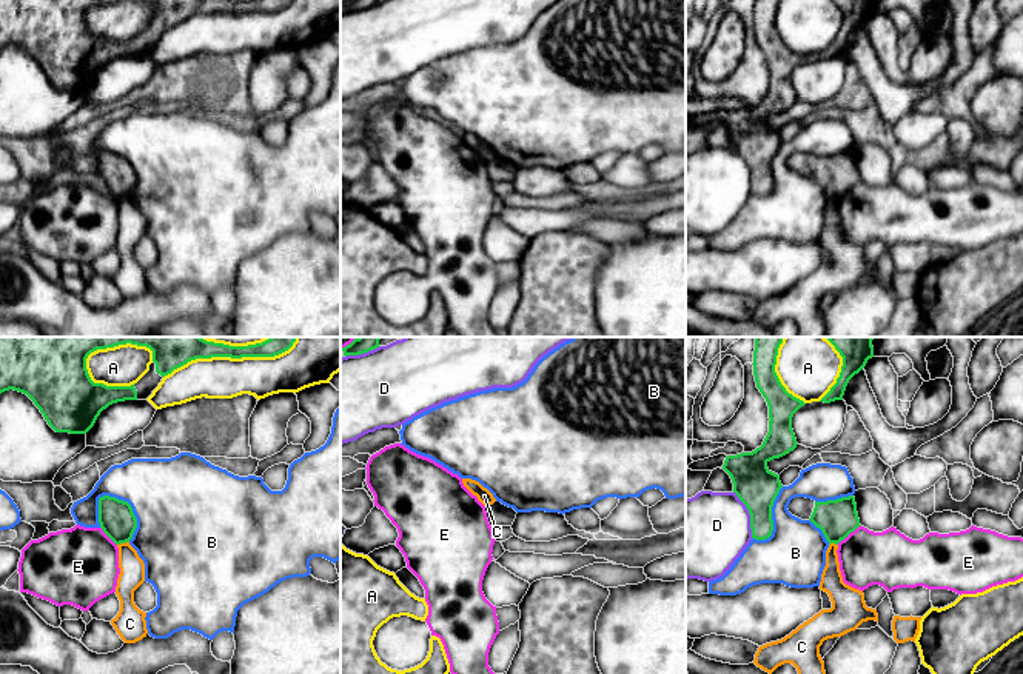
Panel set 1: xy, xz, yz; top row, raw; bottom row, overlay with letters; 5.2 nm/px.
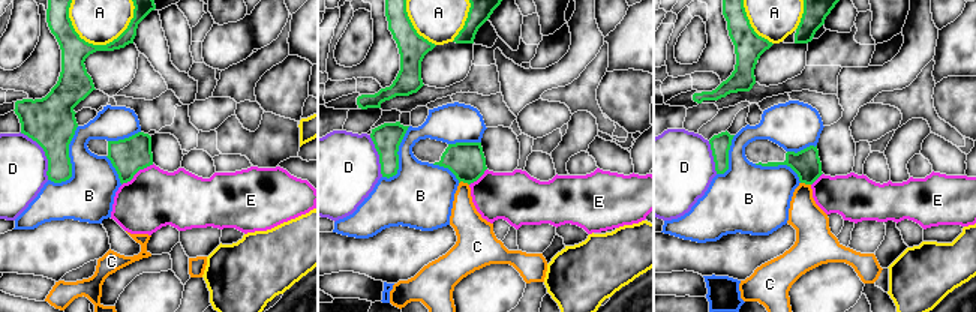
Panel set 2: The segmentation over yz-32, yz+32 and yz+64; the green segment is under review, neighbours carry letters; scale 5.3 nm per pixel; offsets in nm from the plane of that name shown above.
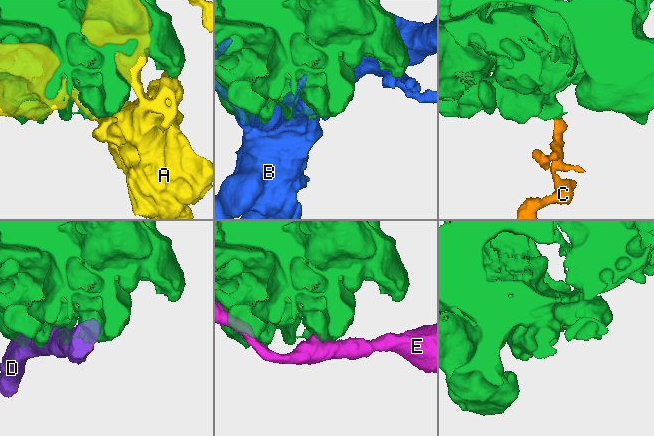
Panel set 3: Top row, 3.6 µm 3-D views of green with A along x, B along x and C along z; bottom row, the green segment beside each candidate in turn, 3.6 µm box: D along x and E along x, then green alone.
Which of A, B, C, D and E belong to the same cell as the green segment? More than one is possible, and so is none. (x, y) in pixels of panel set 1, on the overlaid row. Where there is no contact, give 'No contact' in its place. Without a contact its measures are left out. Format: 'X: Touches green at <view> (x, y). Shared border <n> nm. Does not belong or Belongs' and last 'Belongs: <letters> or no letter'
A: Touches green at xy (114, 345). Shared border 380 nm. Does not belong
B: Touches green at xy (131, 508). Shared border 280 nm. Does not belong
C: Touches green at xy (122, 542). Shared border 70 nm. Does not belong
D: Touches green at yz (749, 513). Shared border 260 nm. Does not belong
E: Touches green at yz (848, 534). Shared border 160 nm. Does not belong
Belongs: no letter

